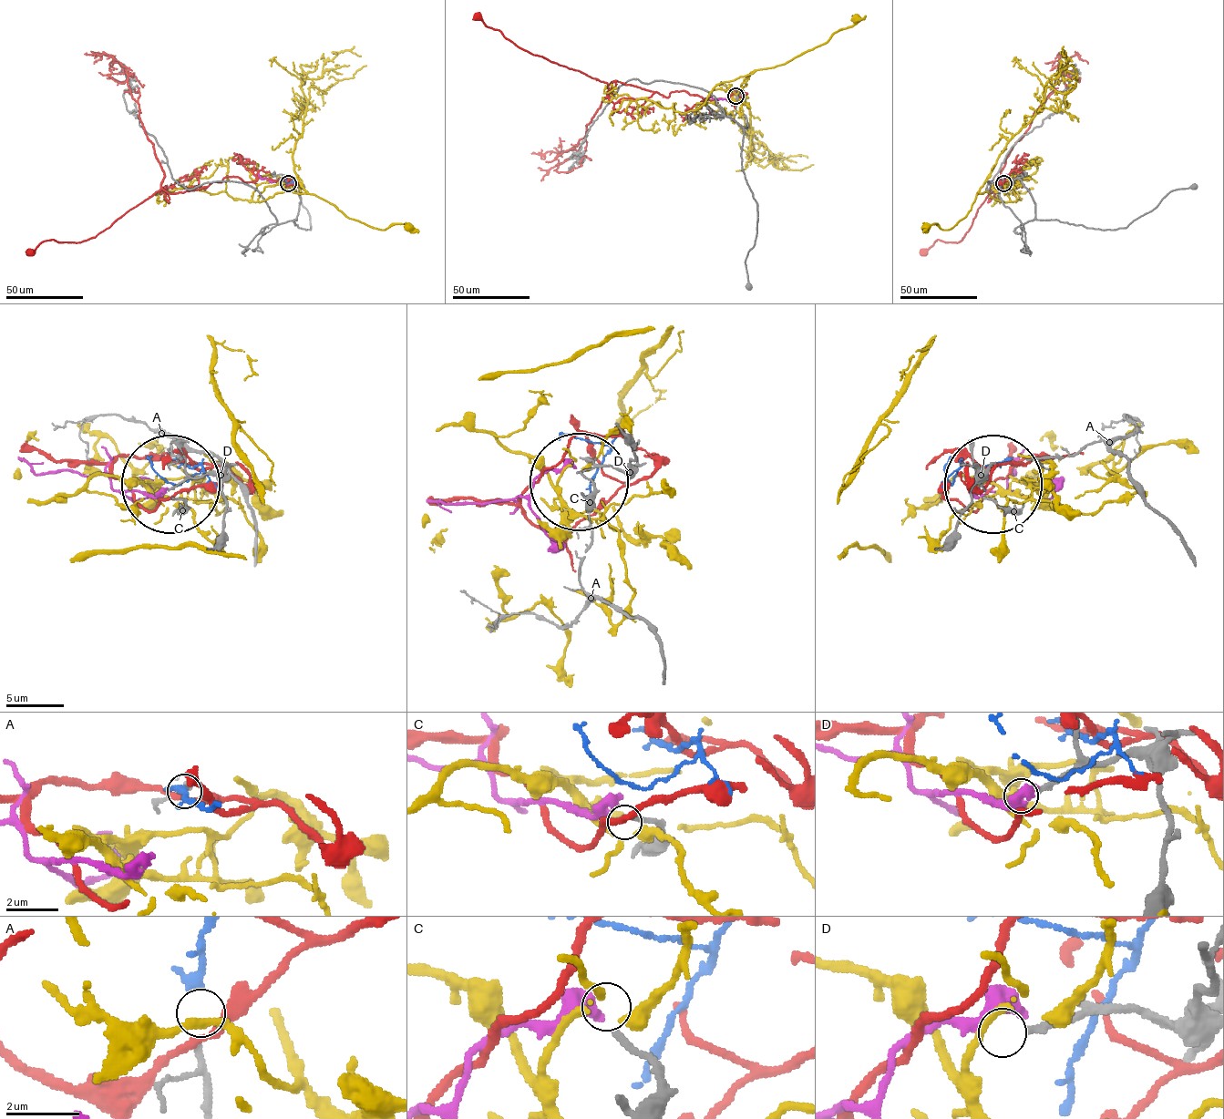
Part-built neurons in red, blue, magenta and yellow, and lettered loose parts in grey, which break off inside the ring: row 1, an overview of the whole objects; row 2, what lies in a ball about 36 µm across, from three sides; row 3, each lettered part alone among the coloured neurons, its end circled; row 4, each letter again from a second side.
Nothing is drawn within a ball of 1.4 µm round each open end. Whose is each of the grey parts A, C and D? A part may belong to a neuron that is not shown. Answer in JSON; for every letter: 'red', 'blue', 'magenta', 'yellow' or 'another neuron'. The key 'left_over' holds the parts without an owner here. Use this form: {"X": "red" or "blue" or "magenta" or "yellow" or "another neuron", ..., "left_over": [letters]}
{"A": "blue", "C": "another neuron", "D": "magenta", "left_over": ["C"]}

